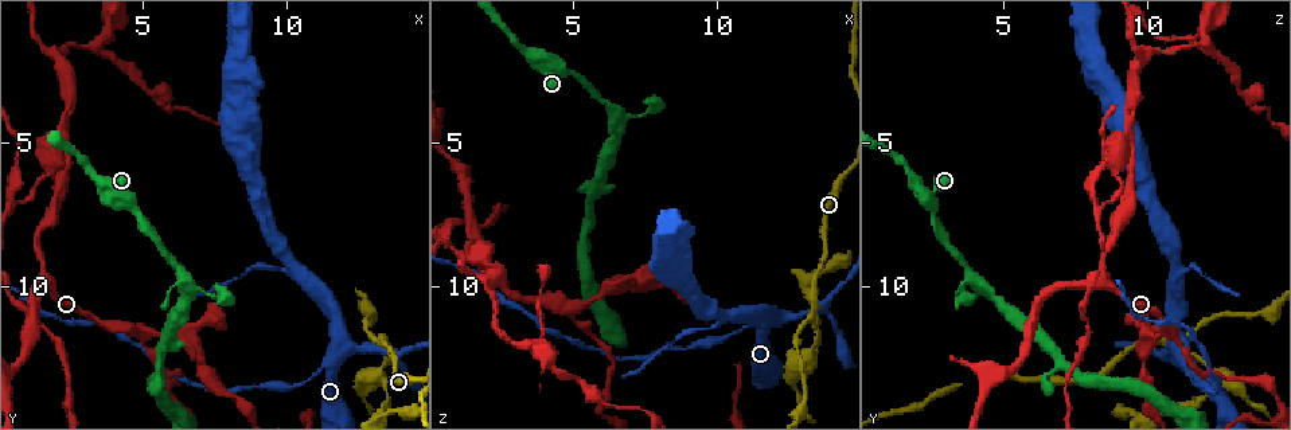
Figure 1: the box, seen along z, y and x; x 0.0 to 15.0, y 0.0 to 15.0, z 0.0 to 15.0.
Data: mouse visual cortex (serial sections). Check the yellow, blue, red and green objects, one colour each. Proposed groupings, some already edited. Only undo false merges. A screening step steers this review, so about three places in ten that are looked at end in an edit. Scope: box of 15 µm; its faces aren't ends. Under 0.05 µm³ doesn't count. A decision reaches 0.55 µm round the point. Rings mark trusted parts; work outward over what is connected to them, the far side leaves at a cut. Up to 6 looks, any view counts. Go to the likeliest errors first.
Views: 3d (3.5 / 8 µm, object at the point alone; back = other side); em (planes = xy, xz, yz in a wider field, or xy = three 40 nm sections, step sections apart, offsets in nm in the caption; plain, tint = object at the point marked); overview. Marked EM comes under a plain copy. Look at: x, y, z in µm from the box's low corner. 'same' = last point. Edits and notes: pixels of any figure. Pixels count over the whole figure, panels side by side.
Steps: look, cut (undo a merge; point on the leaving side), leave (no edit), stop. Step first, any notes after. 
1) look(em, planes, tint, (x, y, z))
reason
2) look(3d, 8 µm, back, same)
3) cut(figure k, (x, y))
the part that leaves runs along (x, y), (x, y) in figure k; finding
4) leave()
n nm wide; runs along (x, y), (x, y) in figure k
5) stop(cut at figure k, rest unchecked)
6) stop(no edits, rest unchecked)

look(3d, 3.5 µm, (4.9, 11.6, 10.9))
three arms meet

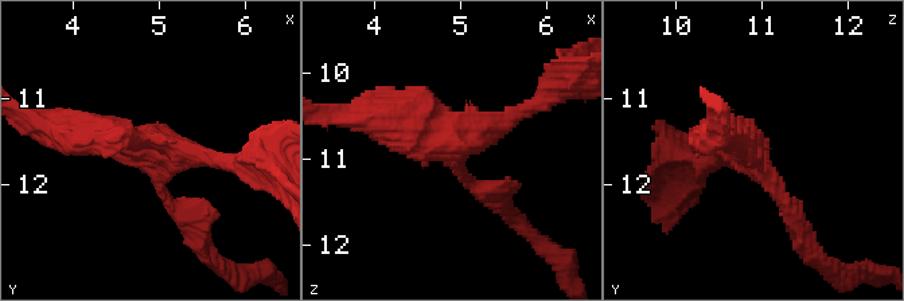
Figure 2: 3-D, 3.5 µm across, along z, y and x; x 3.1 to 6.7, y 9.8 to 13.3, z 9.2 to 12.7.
look(em, xy, step 3, tint, (4.85, 11.60, 10.85))
need the tissue

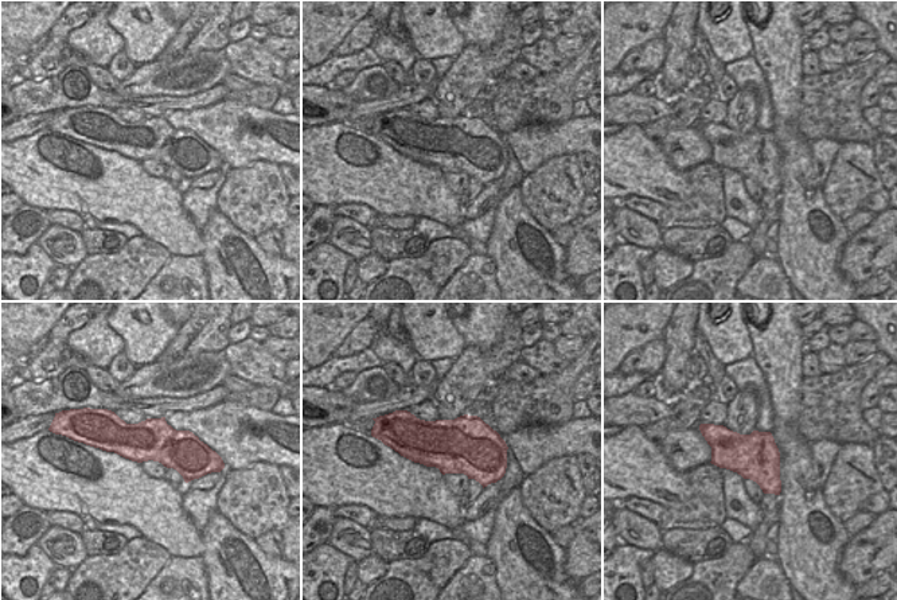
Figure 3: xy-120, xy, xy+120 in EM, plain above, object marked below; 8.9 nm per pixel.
leave()
arms of 150, 250, 350 nm; runs along (96, 439), (160, 441), (207, 460) in figure 3; continuous, no second cell

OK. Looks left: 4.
look(3d, 3.5 µm, (2.2, 4.8, 9.3))
small branch off a trunk

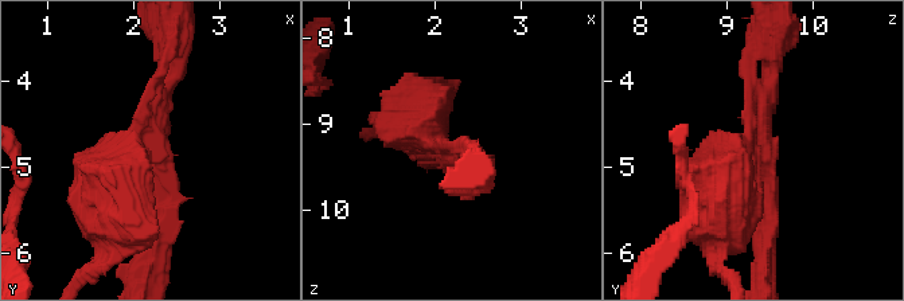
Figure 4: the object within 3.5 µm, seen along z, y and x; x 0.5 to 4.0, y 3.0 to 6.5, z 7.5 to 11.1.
look(em, xy, step 2, tint, (2.25, 4.85, 9.45))
3 arms; arms of 200, 250, 600 nm

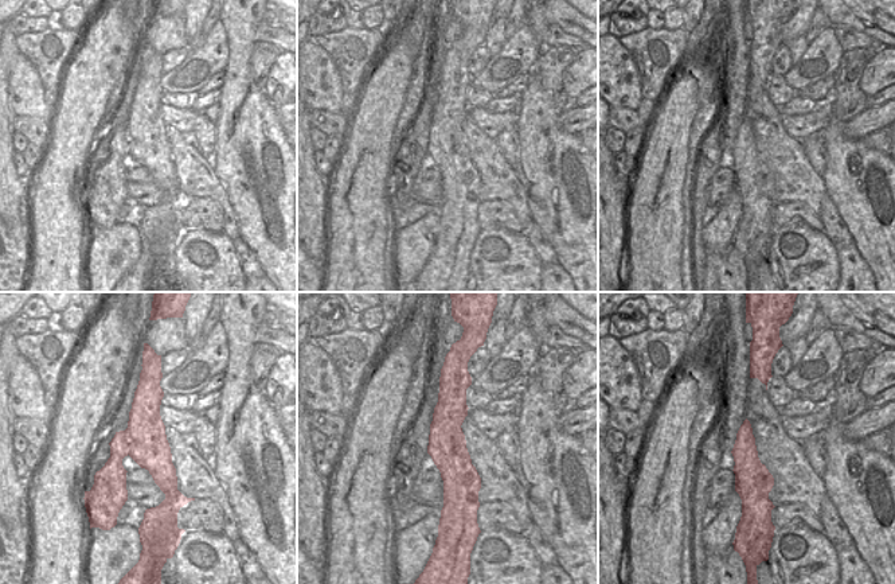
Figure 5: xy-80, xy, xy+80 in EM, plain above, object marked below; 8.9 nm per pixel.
cut(figure 4, (117, 139))
border along (128, 424), (131, 435), (129, 455) in figure 5; a second cell is stuck on

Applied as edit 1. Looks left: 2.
stop(cut at figure 4, rest unchecked)

